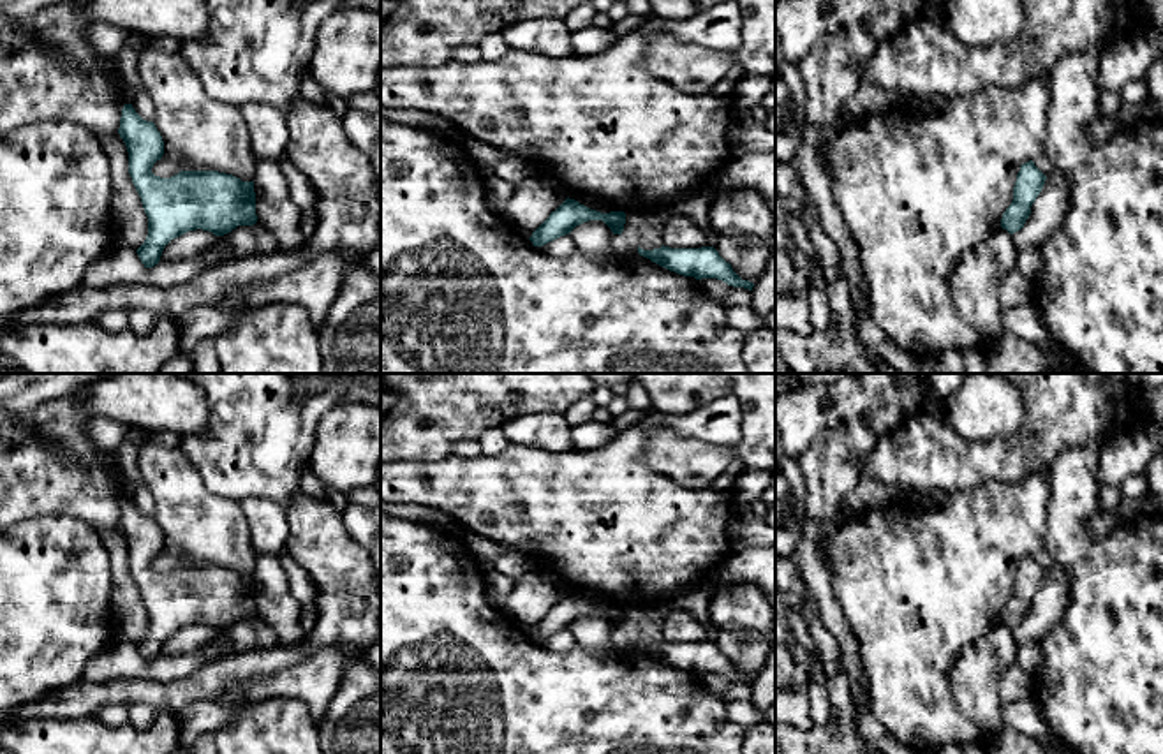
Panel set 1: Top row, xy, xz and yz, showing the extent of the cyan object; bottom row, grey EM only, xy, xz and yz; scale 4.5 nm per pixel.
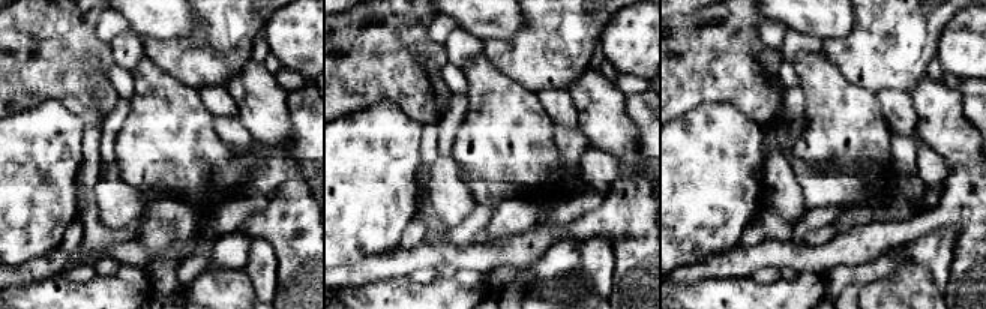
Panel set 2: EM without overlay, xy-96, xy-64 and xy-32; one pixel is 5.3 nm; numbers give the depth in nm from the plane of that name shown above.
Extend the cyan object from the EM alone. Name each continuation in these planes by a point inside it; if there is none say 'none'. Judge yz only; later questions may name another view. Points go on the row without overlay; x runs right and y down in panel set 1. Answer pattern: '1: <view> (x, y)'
none

